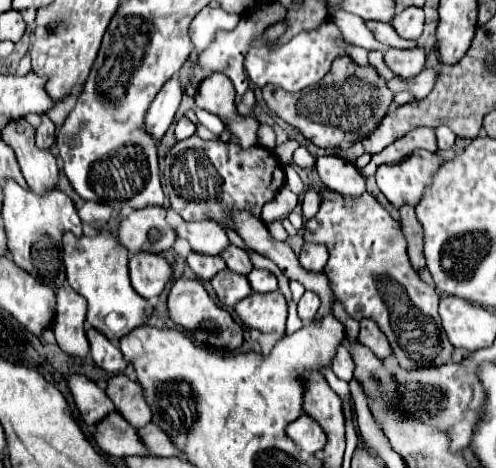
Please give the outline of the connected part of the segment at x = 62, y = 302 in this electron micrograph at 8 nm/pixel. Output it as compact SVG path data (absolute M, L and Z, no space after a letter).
M70 286L58 288L56 298L58 298L56 316L52 322L56 342L66 354L84 358L90 352L86 330L84 330L86 300Z

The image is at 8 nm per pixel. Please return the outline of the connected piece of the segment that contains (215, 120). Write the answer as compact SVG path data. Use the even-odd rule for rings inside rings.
M196 108L194 112L196 112L198 120L200 120L210 132L214 132L216 136L220 136L220 134L226 130L226 128L224 128L224 122L222 122L218 116L214 116L214 114L206 112L206 110L200 110L200 108Z

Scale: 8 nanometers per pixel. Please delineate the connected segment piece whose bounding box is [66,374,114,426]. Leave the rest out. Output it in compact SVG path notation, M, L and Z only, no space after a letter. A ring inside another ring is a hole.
M72 374L66 378L66 384L74 396L74 404L80 412L80 418L84 424L94 426L100 422L108 412L114 410L114 404L104 394L102 388L98 388L92 380L80 374Z

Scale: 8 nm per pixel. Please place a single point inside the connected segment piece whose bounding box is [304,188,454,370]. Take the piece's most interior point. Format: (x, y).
(368, 269)

